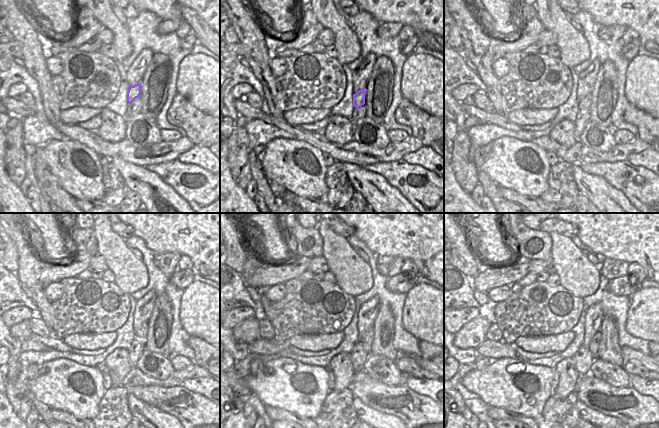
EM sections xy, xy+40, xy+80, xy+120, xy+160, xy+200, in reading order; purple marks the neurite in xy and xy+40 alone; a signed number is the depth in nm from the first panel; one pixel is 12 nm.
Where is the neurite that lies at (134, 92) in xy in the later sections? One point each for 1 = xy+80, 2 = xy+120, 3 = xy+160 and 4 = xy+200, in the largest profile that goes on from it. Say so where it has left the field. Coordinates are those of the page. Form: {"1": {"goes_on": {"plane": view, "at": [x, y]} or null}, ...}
{"1": {"goes_on": {"plane": "xy+80", "at": [584, 103]}}, "2": {"goes_on": {"plane": "xy+120", "at": [141, 334]}}, "3": {"goes_on": {"plane": "xy+160", "at": [367, 339]}}, "4": {"goes_on": {"plane": "xy+200", "at": [594, 344]}}}

